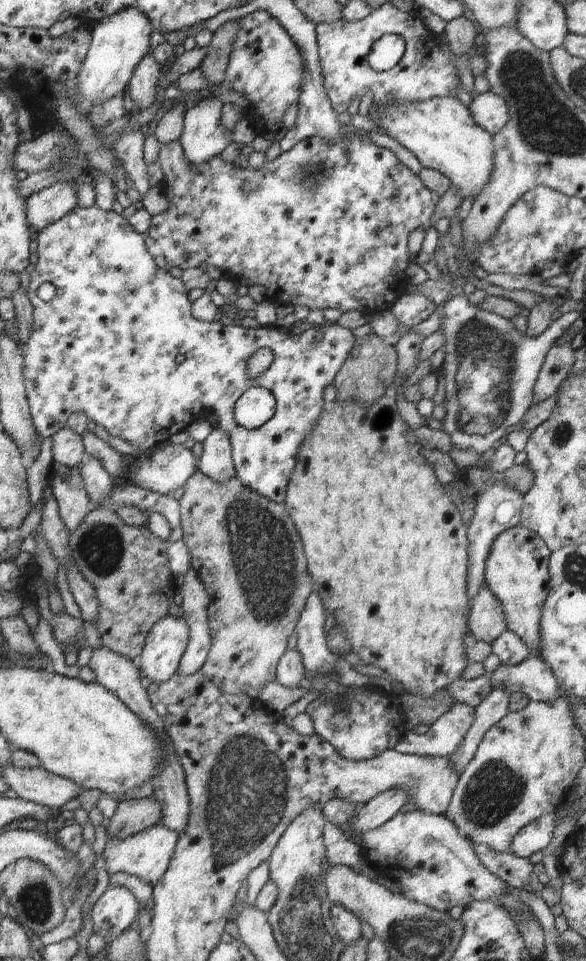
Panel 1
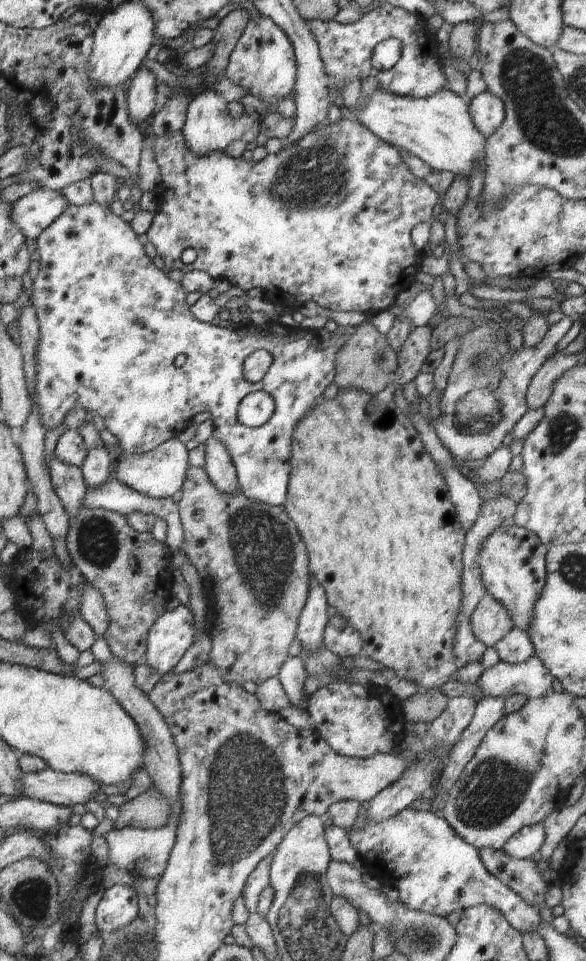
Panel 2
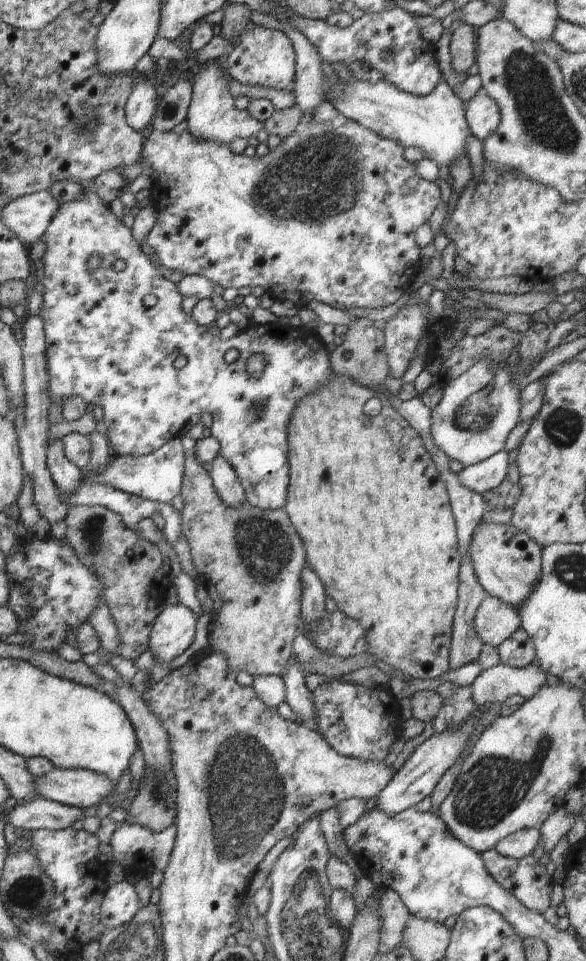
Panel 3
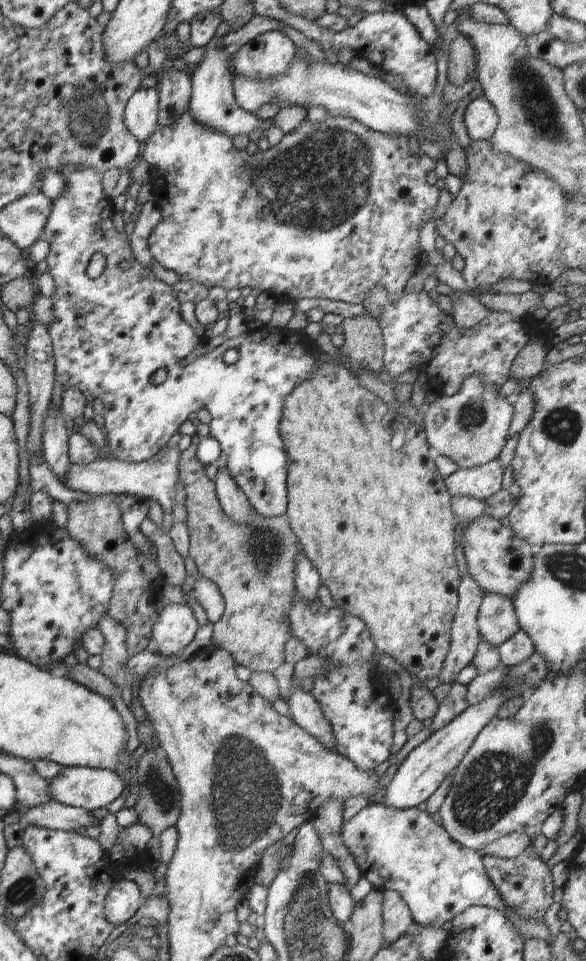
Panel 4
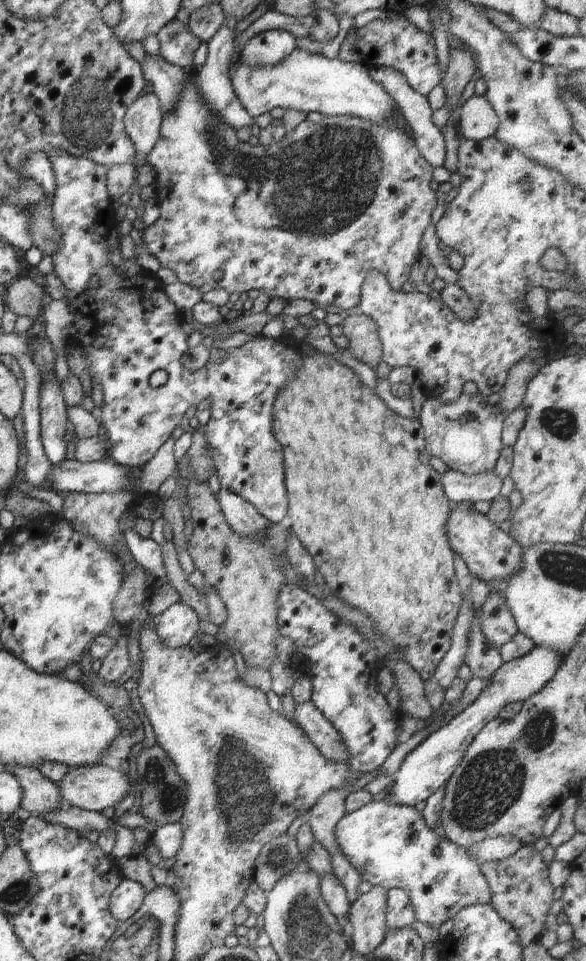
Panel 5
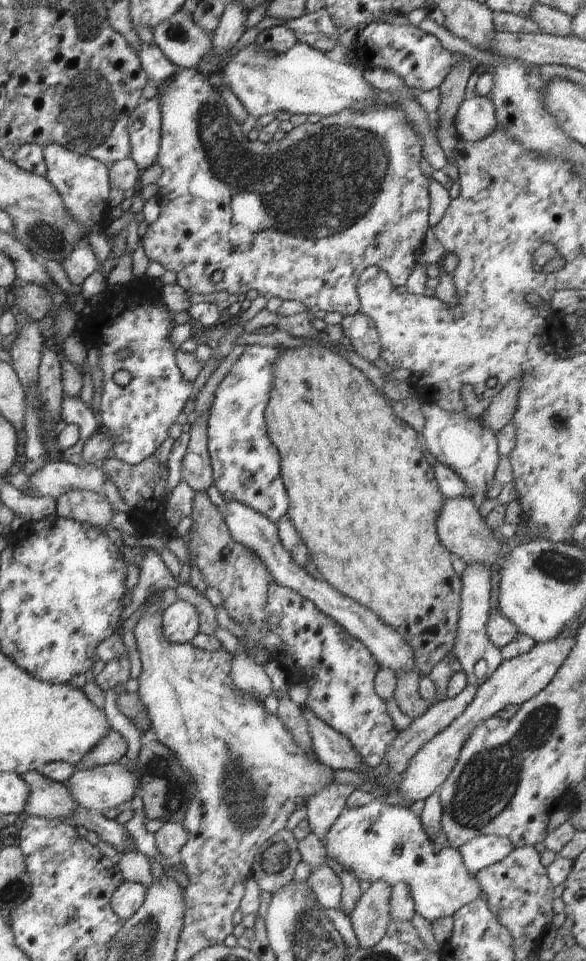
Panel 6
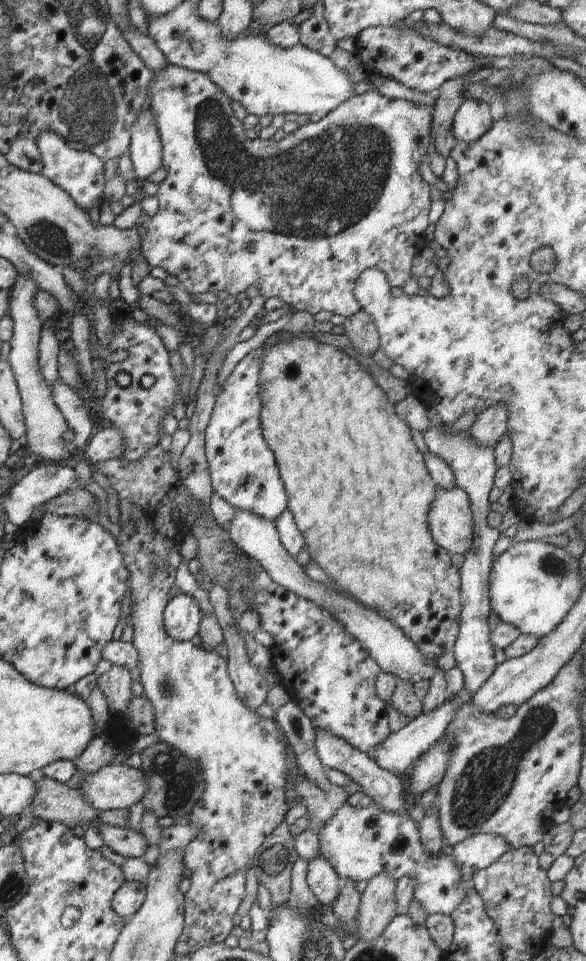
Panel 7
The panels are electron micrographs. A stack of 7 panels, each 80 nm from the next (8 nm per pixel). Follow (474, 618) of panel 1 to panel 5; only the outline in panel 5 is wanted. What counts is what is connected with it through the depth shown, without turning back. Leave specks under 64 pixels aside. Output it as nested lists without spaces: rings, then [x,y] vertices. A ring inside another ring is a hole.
[[[493,589],[488,600],[484,600],[484,604],[480,606],[478,626],[487,642],[498,648],[512,640],[519,632],[516,620],[508,610],[507,600],[501,591]]]

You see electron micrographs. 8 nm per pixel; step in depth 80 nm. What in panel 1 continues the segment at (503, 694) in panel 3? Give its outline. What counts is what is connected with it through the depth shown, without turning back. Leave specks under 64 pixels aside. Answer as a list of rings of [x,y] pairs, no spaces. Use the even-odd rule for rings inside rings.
[[[529,656],[517,665],[501,663],[494,672],[485,675],[493,690],[501,686],[510,694],[518,690],[530,701],[551,702],[559,696],[554,673],[540,656]]]

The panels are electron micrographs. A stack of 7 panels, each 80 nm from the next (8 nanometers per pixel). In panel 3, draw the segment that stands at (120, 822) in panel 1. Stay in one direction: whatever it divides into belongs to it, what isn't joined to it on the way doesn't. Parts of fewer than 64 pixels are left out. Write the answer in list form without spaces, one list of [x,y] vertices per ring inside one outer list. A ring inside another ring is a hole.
[[[145,766],[138,795],[125,811],[125,819],[119,825],[140,825],[158,833],[175,824],[177,807],[174,779],[173,772],[170,772],[170,777],[162,776],[160,772]]]

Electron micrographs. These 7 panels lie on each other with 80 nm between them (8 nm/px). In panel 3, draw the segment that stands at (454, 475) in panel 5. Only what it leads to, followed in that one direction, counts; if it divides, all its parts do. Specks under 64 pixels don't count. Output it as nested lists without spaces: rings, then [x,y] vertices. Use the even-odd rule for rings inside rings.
[[[505,449],[500,450],[483,462],[464,467],[461,472],[456,474],[456,478],[468,490],[482,495],[484,492],[494,490],[508,478],[508,459],[509,453]]]

